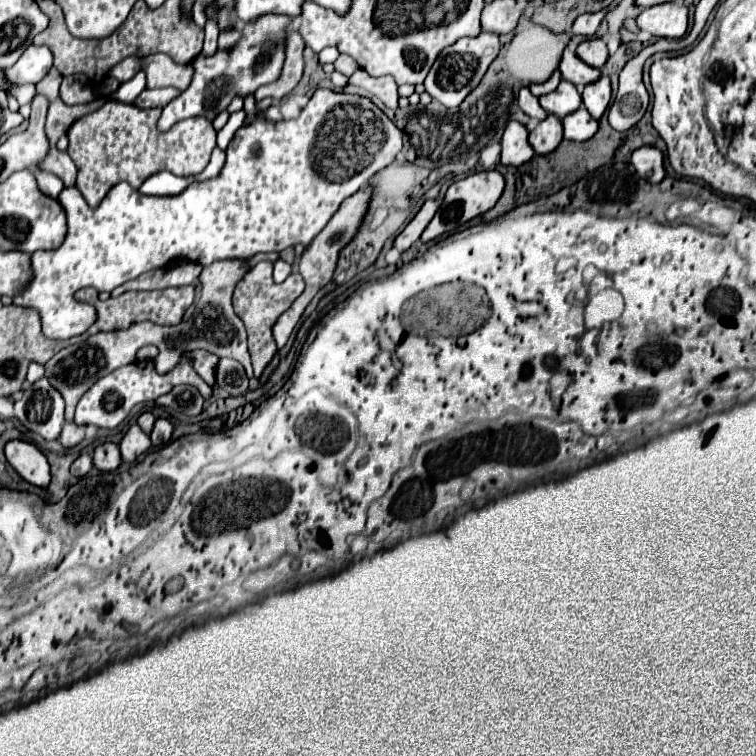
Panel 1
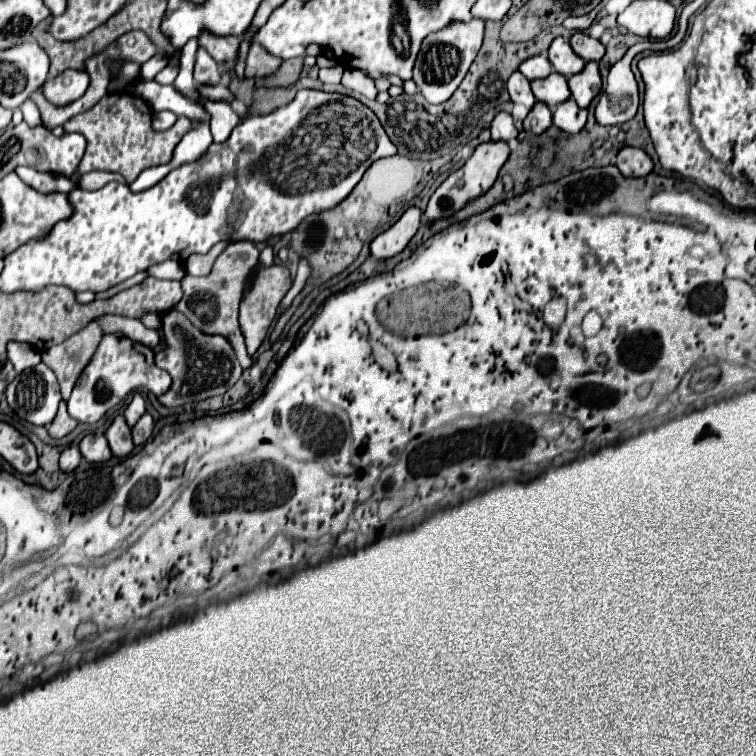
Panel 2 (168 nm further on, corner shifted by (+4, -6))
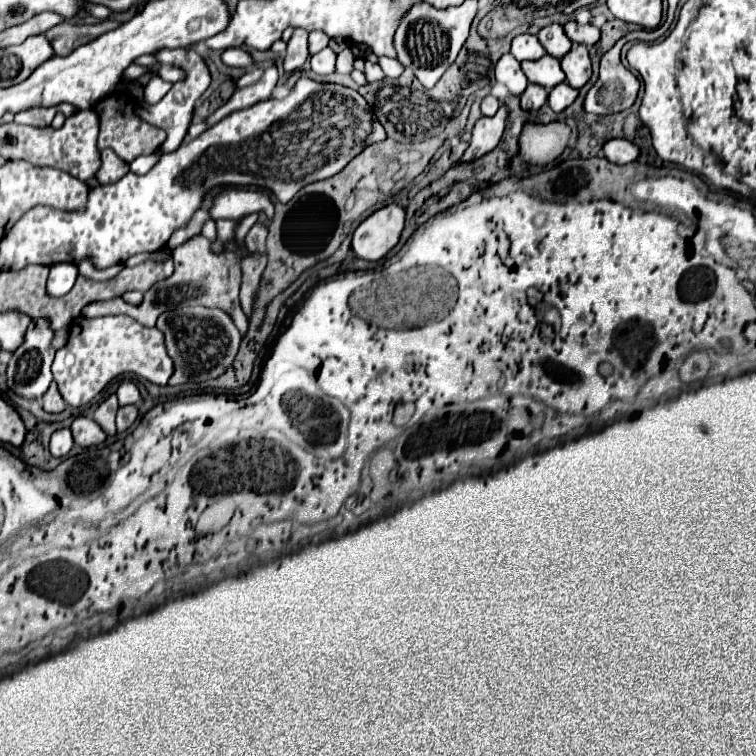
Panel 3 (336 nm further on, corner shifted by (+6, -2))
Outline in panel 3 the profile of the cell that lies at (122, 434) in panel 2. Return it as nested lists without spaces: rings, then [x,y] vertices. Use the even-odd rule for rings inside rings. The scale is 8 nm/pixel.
[[[109,394],[93,412],[93,418],[95,422],[109,434],[113,436],[115,434],[115,414],[117,414],[117,396],[115,394]]]

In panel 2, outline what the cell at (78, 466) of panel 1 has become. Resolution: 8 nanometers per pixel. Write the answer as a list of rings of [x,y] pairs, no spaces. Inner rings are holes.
[[[71,446],[61,454],[61,462],[59,464],[61,464],[63,472],[73,472],[79,466],[79,462],[81,462],[81,452],[79,452],[77,446]]]

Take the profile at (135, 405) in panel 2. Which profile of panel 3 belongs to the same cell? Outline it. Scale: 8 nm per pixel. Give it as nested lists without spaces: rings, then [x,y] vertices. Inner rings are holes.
[[[121,382],[117,388],[117,398],[119,398],[119,406],[137,404],[141,400],[141,394],[133,382]]]

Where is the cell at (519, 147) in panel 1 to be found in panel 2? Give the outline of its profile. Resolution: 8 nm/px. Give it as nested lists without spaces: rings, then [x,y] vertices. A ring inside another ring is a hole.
[[[499,112],[497,116],[495,116],[495,120],[493,120],[493,124],[491,124],[491,138],[493,140],[501,140],[501,142],[511,142],[511,140],[515,140],[519,136],[519,132],[517,132],[517,128],[515,128],[515,124],[513,124],[513,118],[511,118],[511,114],[507,114],[507,112]]]

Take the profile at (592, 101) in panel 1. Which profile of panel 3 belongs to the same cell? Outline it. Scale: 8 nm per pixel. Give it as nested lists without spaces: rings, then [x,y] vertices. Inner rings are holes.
[[[573,44],[567,56],[561,58],[561,68],[573,88],[581,88],[591,78],[591,60],[585,44]]]

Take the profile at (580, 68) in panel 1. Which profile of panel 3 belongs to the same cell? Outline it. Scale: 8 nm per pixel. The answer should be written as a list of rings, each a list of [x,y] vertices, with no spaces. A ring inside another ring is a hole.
[[[549,24],[549,26],[541,28],[537,38],[543,44],[543,48],[547,50],[547,54],[551,54],[555,58],[563,58],[567,54],[567,50],[571,50],[571,40],[565,36],[561,24]]]

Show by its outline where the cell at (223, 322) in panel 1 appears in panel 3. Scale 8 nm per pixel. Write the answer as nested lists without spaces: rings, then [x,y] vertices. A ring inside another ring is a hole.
[[[197,234],[193,238],[189,238],[185,244],[177,246],[173,250],[175,254],[175,272],[165,278],[165,280],[159,280],[155,282],[145,294],[143,294],[143,302],[141,306],[131,306],[127,304],[125,300],[109,300],[109,302],[95,302],[95,304],[89,304],[83,308],[83,316],[101,316],[101,314],[131,314],[135,316],[135,320],[139,320],[143,326],[155,326],[155,320],[159,318],[159,314],[163,314],[165,310],[171,310],[167,304],[185,304],[185,306],[209,306],[209,308],[223,308],[233,320],[235,320],[235,326],[239,328],[241,334],[247,332],[247,316],[243,314],[241,310],[241,304],[239,304],[239,284],[241,284],[241,274],[239,274],[239,264],[235,262],[233,258],[233,252],[225,252],[223,256],[211,256],[211,248],[207,248],[209,240],[203,236],[203,234]],[[156,294],[167,294],[167,304],[163,304],[165,300],[155,300]]]

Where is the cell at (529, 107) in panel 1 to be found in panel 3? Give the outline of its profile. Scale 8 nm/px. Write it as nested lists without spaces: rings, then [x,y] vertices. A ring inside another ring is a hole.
[[[507,52],[503,54],[497,64],[495,64],[495,78],[499,84],[507,86],[511,94],[515,96],[521,96],[523,90],[527,88],[527,78],[523,76],[523,70],[519,68],[519,62]]]

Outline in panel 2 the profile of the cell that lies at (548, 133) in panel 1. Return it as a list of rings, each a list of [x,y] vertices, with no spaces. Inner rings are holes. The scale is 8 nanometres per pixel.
[[[537,102],[535,108],[529,112],[529,116],[525,118],[523,126],[525,126],[525,132],[531,132],[531,134],[537,134],[539,136],[547,128],[553,126],[553,114],[551,114],[551,110],[545,104]]]

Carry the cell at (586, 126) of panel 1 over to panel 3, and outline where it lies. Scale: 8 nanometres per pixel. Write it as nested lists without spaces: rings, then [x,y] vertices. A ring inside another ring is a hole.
[[[561,82],[561,84],[557,84],[555,88],[551,88],[547,100],[549,100],[549,106],[551,106],[553,112],[561,112],[561,110],[565,110],[569,104],[573,104],[573,100],[577,98],[577,94],[579,94],[579,90],[571,88],[567,82]]]

